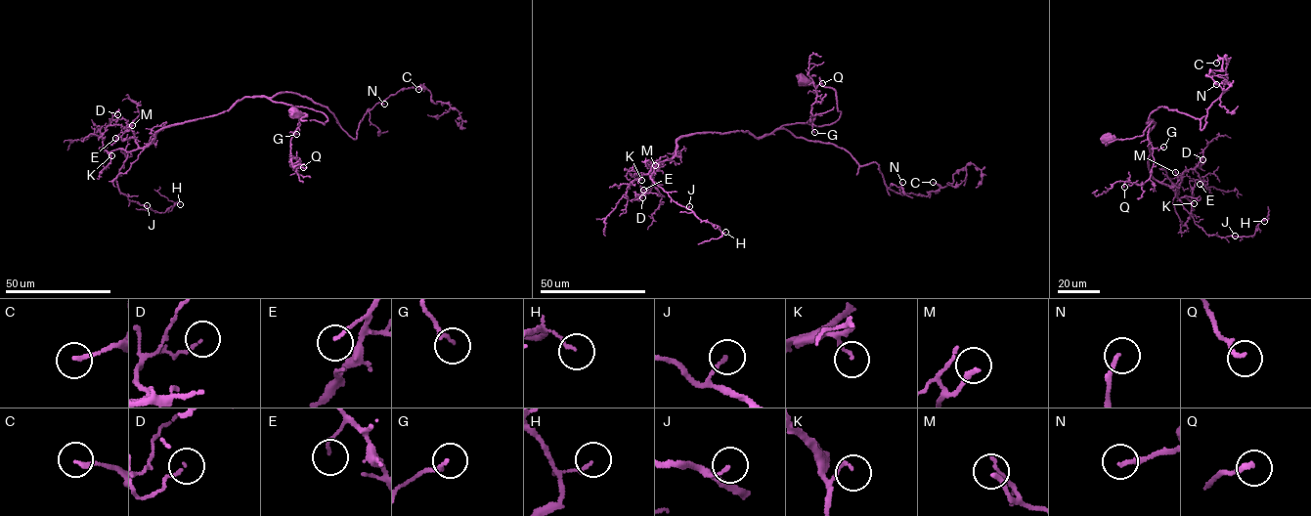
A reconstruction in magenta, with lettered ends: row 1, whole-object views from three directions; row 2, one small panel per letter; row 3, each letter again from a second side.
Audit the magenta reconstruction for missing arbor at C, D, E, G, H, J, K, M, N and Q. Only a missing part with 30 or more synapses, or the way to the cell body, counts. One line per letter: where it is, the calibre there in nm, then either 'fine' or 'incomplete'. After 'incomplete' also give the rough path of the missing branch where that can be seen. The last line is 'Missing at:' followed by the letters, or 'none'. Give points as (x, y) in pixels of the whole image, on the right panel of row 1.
C: at (1216, 63); 160 nm thick; fine
D: at (1202, 159); 90 nm thick; fine
E: at (1200, 184); 120 nm thick; fine
G: at (1163, 147); 140 nm thick; fine
H: at (1264, 221); 110 nm thick; fine
J: at (1235, 236); 110 nm thick; fine
K: at (1194, 203); 110 nm thick; fine
M: at (1175, 172); 190 nm thick; fine
N: at (1216, 84); 150 nm thick; fine
Q: at (1124, 187); 200 nm thick; fine
Missing at: none

